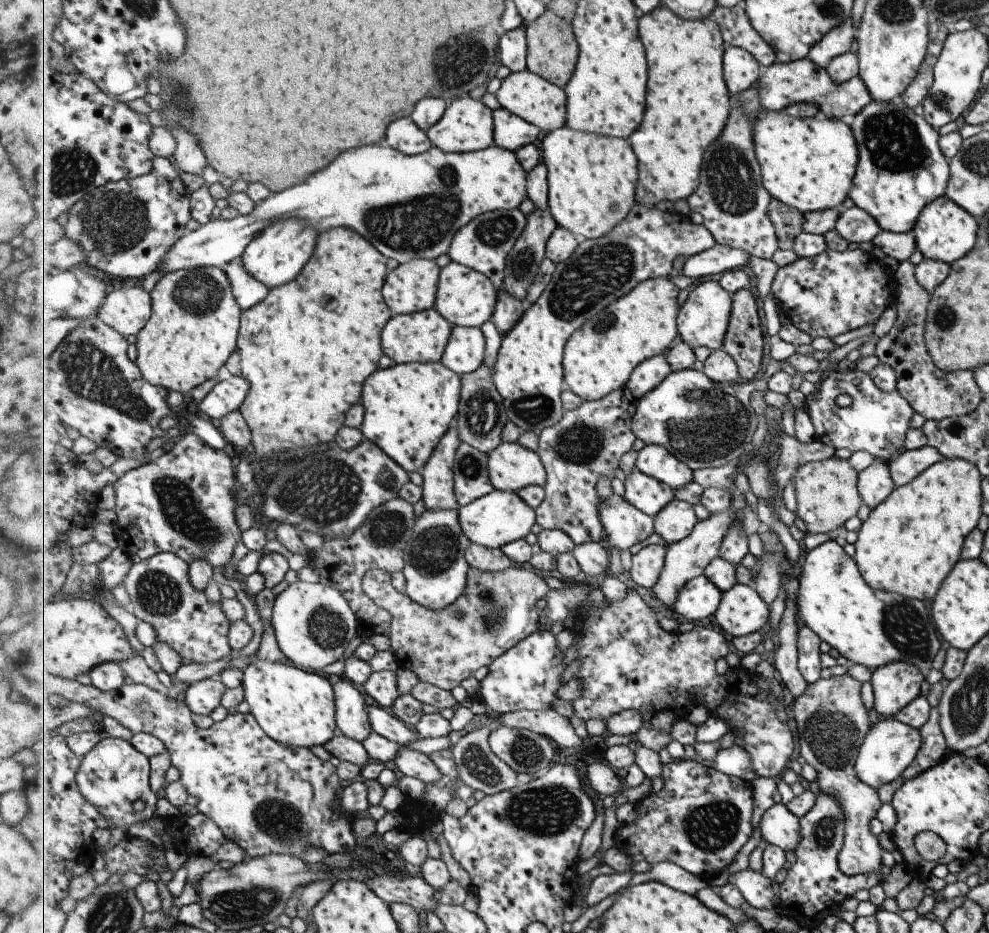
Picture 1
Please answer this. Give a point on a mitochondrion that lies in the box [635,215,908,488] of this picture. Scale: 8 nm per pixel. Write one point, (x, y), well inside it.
(709, 425)

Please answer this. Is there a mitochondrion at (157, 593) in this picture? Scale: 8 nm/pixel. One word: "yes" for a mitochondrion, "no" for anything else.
yes

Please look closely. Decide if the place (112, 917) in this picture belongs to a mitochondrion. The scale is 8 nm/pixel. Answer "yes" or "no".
yes

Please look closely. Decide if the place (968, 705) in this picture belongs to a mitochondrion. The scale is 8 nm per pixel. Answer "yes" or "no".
yes

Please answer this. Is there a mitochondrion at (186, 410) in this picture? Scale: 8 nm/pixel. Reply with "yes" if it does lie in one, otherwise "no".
no

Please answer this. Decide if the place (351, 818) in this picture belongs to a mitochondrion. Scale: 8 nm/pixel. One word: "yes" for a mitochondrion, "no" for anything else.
no

